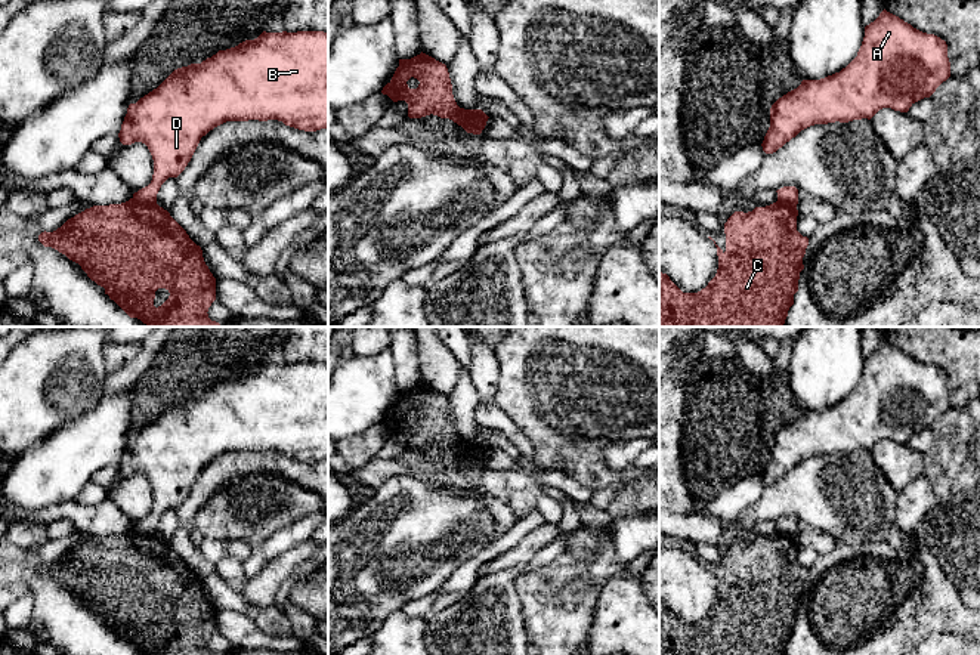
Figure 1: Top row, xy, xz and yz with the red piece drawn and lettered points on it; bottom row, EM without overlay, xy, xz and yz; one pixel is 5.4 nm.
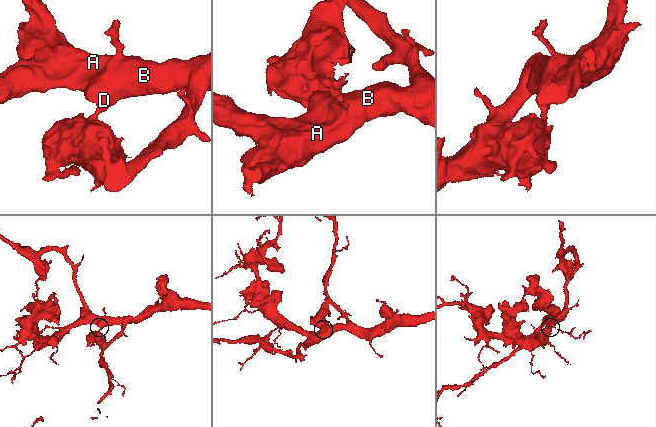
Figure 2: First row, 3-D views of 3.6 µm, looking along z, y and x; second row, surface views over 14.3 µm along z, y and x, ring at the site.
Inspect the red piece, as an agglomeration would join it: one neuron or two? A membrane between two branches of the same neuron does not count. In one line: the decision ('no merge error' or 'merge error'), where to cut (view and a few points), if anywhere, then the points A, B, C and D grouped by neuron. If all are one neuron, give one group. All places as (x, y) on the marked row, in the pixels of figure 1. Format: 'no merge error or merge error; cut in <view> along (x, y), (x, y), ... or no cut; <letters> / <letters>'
merge error; cut in xy along (133, 195), (155, 204); A B D / C

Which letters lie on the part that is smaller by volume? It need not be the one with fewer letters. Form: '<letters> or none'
C

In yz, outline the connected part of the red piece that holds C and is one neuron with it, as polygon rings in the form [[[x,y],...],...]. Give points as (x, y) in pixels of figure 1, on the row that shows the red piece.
[[[776,201],[752,211],[735,211],[724,223],[726,250],[717,244],[718,269],[705,288],[683,293],[659,272],[659,327],[783,327],[809,238],[797,231],[797,206]]]

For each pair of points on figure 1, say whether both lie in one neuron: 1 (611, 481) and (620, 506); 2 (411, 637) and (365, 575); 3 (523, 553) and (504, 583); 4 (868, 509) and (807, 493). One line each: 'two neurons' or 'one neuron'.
1: two neurons
2: two neurons
3: two neurons
4: one neuron

